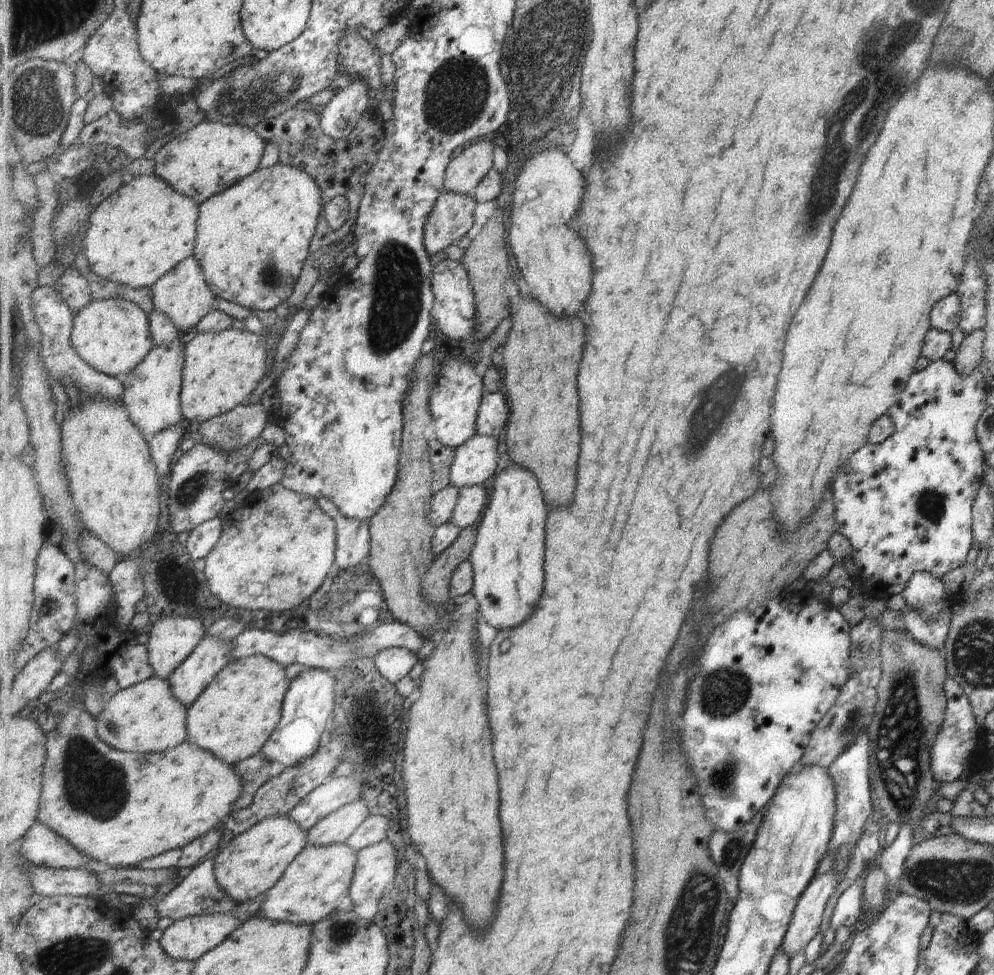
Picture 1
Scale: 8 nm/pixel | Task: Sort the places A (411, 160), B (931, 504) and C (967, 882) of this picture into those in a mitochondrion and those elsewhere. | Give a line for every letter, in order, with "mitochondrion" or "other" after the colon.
A: other
B: mitochondrion
C: mitochondrion

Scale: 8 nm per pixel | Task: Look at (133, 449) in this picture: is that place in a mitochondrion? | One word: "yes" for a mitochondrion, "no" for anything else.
no

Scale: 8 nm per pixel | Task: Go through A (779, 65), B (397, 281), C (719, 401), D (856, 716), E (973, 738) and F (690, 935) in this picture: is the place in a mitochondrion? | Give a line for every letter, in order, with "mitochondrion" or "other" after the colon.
A: other
B: mitochondrion
C: mitochondrion
D: mitochondrion
E: other
F: mitochondrion

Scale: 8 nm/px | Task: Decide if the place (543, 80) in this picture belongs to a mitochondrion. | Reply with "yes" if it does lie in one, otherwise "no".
yes

